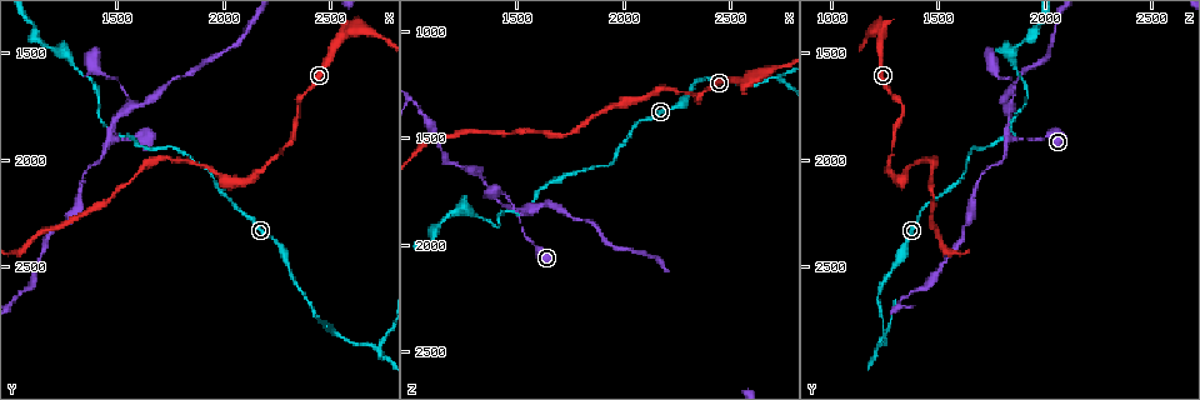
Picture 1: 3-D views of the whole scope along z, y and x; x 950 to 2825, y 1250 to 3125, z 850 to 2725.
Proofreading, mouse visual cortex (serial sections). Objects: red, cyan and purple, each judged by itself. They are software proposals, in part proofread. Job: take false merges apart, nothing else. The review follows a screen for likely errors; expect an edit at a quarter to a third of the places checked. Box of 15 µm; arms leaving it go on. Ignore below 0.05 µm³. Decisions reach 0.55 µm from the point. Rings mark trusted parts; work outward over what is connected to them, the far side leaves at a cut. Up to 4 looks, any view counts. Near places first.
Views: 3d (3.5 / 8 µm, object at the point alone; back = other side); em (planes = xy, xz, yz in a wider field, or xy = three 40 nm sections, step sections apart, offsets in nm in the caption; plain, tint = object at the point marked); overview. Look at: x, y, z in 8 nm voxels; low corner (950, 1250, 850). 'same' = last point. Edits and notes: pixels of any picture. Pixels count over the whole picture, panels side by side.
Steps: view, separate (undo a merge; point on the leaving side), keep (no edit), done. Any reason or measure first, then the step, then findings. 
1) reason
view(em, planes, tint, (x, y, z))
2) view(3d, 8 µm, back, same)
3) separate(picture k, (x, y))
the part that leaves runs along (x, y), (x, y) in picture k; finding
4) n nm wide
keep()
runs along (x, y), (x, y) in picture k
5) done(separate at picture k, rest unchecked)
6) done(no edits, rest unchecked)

three-way junction
view(3d, 3.5 µm, (1500, 1900, 1860))

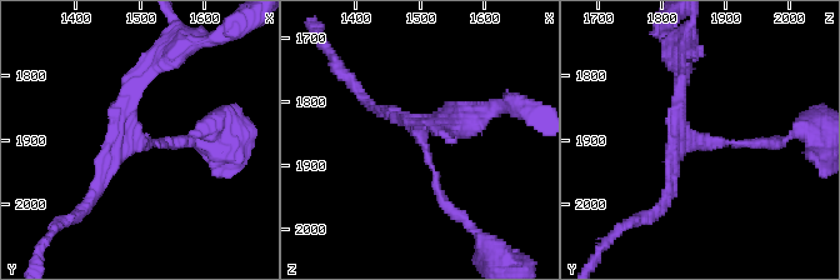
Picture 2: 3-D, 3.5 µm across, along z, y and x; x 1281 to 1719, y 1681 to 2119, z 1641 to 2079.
view(em, xy, step 5, tint, (1495, 1900, 1850))

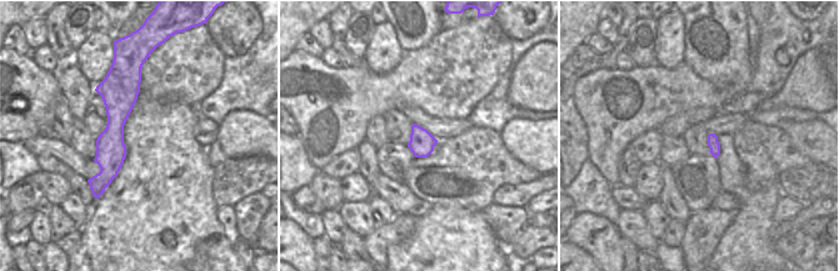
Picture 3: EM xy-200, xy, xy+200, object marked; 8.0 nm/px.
view(em, xy, step 1, tint, same)

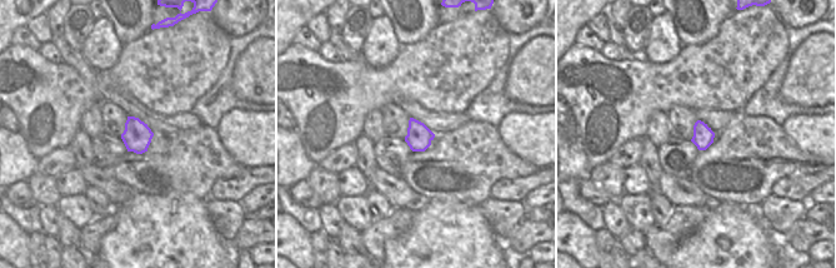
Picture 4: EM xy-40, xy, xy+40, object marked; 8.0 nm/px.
3 arms
keep()
runs along (769, 144), (695, 140), (679, 114), (681, 71) in picture 2; continuous, no second cell

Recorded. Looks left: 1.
sharp bend
view(3d, 3.5 µm, (2710, 2890, 1200))

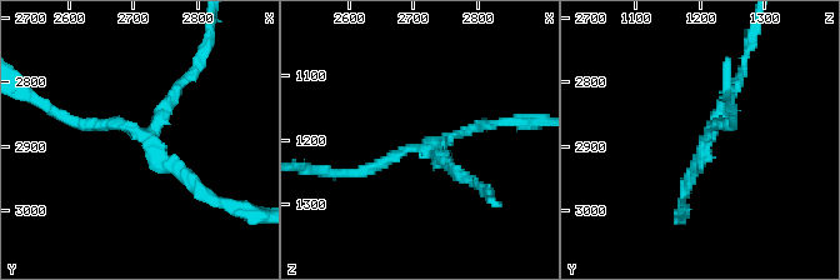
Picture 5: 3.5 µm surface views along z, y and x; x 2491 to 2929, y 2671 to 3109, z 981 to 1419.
keep()
all the same cell

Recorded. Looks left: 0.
done(no edits, rest unchecked)

